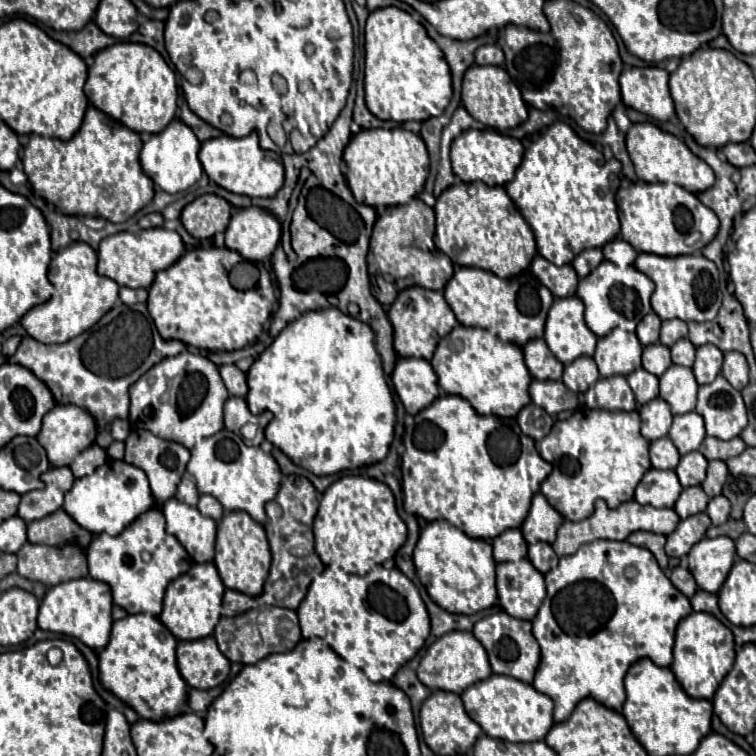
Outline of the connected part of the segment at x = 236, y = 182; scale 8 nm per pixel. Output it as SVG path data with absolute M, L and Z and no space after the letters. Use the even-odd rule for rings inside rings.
M226 134L212 138L202 144L200 148L200 162L204 172L210 180L214 180L218 186L226 188L234 194L246 194L246 196L260 196L270 198L274 196L282 184L284 184L284 166L282 158L276 152L262 150L258 146L256 136L246 138L230 138Z

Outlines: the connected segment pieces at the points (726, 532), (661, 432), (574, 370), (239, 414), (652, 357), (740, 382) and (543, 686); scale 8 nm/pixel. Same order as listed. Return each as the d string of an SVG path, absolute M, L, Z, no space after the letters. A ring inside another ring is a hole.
M728 518L728 520L726 520L724 524L720 524L720 526L710 526L710 528L708 528L708 532L706 532L706 536L708 536L708 538L728 536L728 538L736 540L744 530L746 530L746 526L744 526L744 522L742 522L742 520Z
M654 398L638 408L642 418L642 436L646 440L656 440L668 434L668 426L672 424L672 410L668 402L662 398Z
M580 356L574 362L570 362L570 364L564 366L562 382L570 390L582 394L590 386L594 386L598 378L600 378L600 372L596 370L596 362L592 362L592 356Z
M230 396L224 404L224 426L232 432L238 434L240 426L248 424L248 422L254 422L258 424L258 416L254 416L250 410L248 410L248 404L244 398L240 396Z
M656 342L652 346L644 346L644 352L642 352L642 366L652 372L654 376L660 376L664 374L664 370L672 364L670 360L670 348Z
M740 352L724 354L722 374L736 390L742 390L748 384L748 364L746 364L744 354L740 354Z
M596 540L580 546L576 554L562 556L558 566L546 572L546 598L532 620L532 634L538 636L538 644L542 650L540 664L534 676L534 688L538 692L548 694L554 700L554 720L566 720L574 706L582 698L596 698L604 706L620 712L624 704L624 674L632 662L638 658L652 658L658 666L672 664L672 646L674 646L674 630L678 622L692 612L690 600L680 594L670 582L670 578L662 572L656 558L650 550L642 546L634 546L630 542L614 542L614 540ZM626 566L636 566L638 576L628 580L624 576Z

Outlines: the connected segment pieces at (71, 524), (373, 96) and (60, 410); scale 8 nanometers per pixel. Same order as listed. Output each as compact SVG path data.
M56 510L48 514L46 518L32 520L28 522L28 540L30 542L40 542L48 546L62 546L64 542L80 538L84 546L90 544L92 534L84 528L80 528L64 510Z
M398 6L370 12L366 20L366 106L380 120L410 122L440 116L452 98L448 62L424 26Z
M58 404L56 408L52 408L44 420L42 420L42 430L38 432L38 442L40 446L46 450L48 460L52 466L68 466L76 454L80 454L84 448L88 448L90 444L94 444L96 438L96 418L74 404Z

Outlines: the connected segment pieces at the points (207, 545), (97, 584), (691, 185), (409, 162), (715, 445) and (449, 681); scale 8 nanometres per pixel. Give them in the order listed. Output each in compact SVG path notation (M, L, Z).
M170 498L162 504L166 516L168 534L176 536L186 548L188 556L194 562L212 562L214 560L214 542L216 542L216 522L208 516L202 516L198 508L188 506L176 498Z
M76 578L68 582L60 582L46 590L46 596L40 604L38 626L42 630L74 636L82 640L92 650L104 648L112 630L112 594L106 582L94 578Z
M636 122L628 128L626 148L634 162L638 178L642 178L644 182L674 182L678 186L684 186L688 192L698 194L700 190L710 188L712 182L716 180L712 168L702 158L692 154L690 148L680 138L660 130L652 122Z
M402 126L360 130L346 146L344 162L348 168L346 180L356 202L374 208L400 206L414 198L422 190L430 168L424 140Z
M706 436L698 450L706 456L706 460L712 460L712 458L728 460L728 458L740 454L744 448L746 448L746 444L744 444L744 440L740 436L736 436L732 440L720 440L720 438Z
M452 630L440 636L424 654L418 666L418 678L432 690L446 690L454 694L462 694L472 682L484 680L492 674L490 664L488 664L488 654L484 646L476 640L472 632L464 630Z

